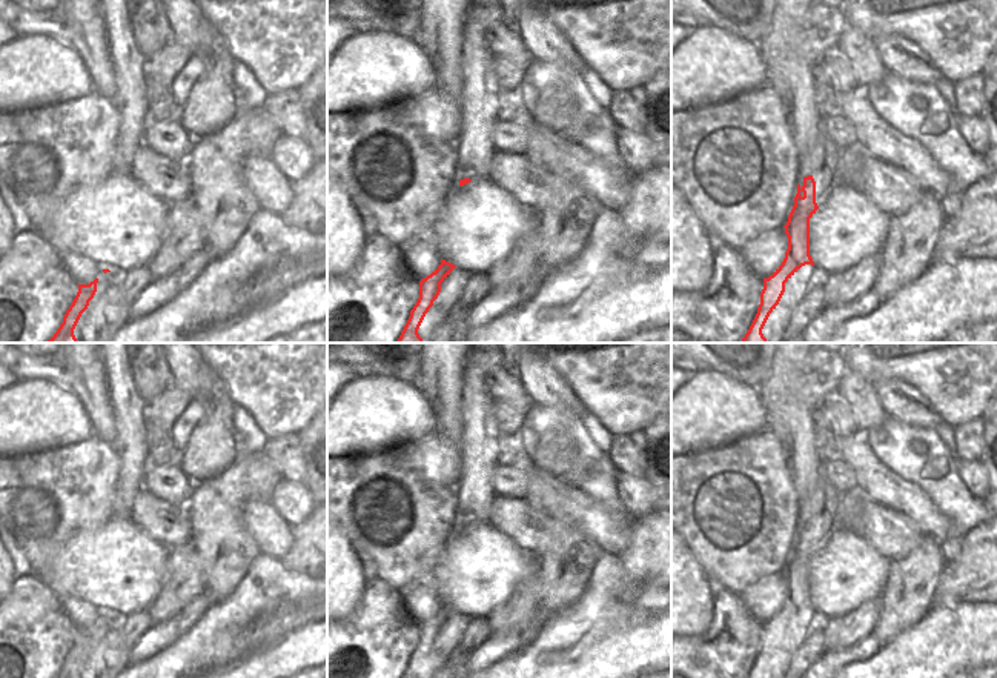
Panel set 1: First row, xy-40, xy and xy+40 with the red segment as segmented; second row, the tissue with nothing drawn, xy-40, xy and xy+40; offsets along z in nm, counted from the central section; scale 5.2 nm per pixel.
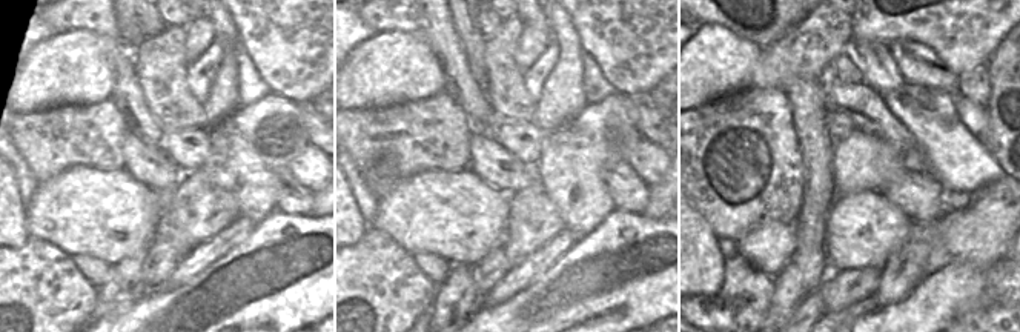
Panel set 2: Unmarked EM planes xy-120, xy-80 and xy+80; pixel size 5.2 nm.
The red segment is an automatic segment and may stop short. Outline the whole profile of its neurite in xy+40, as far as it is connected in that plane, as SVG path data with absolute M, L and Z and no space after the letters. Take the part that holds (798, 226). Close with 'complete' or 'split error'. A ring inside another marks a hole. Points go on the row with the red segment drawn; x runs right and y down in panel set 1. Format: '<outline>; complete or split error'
M814 68L813 74L819 86L819 138L813 151L800 160L800 175L803 177L803 184L797 184L794 206L788 215L787 224L783 226L788 237L785 258L768 278L763 278L763 289L760 292L757 314L740 343L767 343L762 329L770 314L779 304L785 292L785 283L802 266L814 266L810 255L810 218L816 214L819 206L816 203L816 181L811 174L826 168L834 172L840 149L822 129L822 120L834 112L834 92L819 77L819 68Z; split error

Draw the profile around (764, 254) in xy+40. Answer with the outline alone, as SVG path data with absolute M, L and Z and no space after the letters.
M780 228L762 232L744 244L739 252L754 275L768 278L782 264L787 249L788 237L785 228Z

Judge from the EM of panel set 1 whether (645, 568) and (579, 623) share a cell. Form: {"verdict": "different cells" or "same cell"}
{"verdict": "different cells"}

